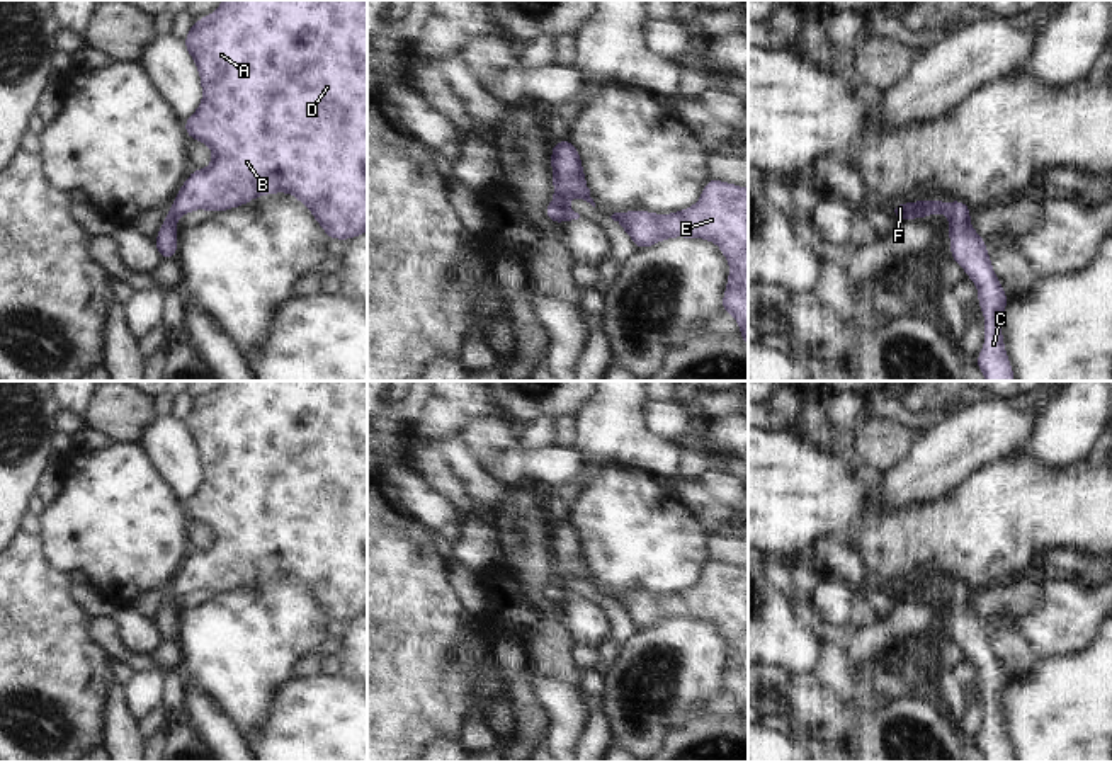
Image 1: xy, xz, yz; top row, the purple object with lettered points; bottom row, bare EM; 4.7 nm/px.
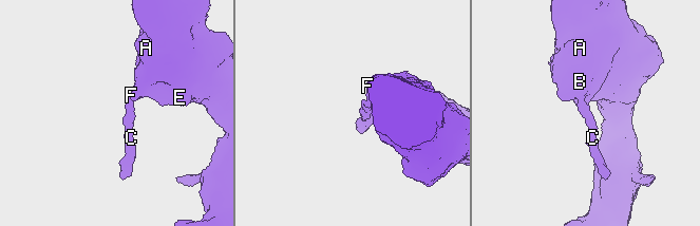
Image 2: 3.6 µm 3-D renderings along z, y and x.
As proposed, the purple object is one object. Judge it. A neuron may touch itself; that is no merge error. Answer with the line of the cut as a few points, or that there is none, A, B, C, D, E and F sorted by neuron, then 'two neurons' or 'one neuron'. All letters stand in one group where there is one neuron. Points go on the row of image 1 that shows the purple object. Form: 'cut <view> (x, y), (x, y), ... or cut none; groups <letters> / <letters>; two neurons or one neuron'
cut none; groups A B C D E F; one neuron

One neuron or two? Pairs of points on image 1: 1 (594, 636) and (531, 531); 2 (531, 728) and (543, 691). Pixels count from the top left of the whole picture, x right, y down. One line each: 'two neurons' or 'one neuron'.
1: two neurons
2: two neurons

